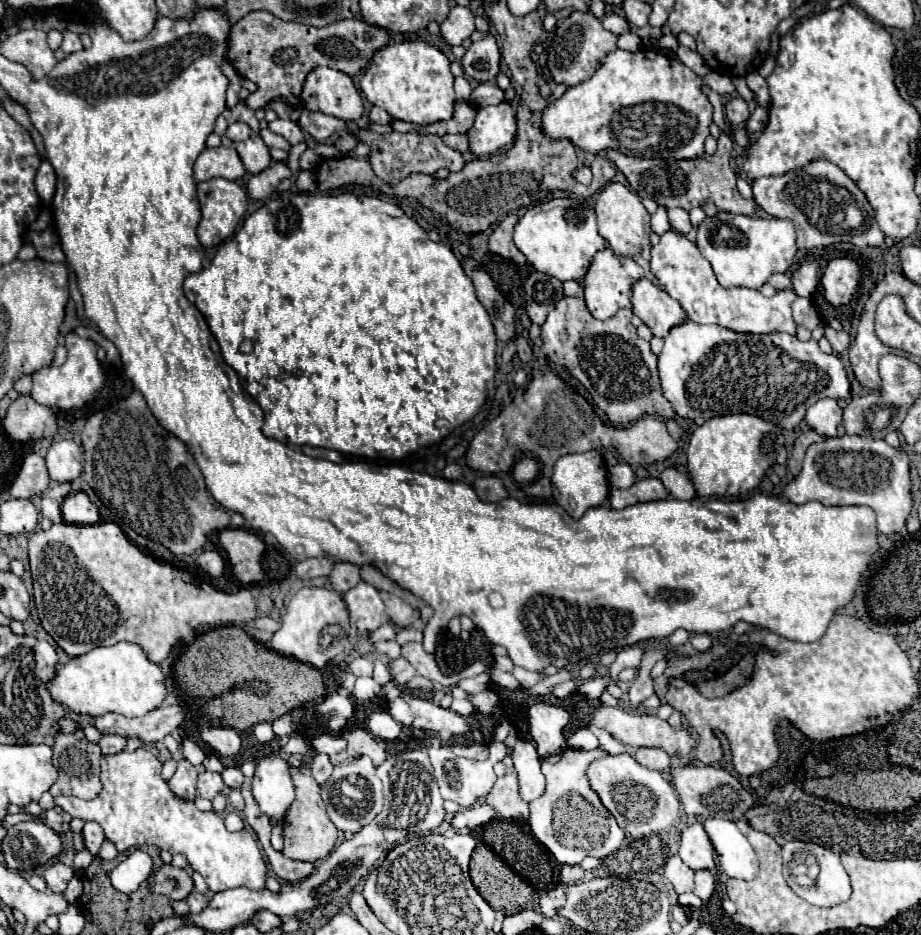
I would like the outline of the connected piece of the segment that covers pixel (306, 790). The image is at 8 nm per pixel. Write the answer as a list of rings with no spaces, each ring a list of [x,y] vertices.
[[[293,771],[293,785],[295,785],[295,801],[291,803],[285,823],[283,823],[283,855],[295,861],[315,863],[317,860],[326,857],[334,849],[337,843],[337,827],[331,823],[323,799],[321,799],[321,787],[317,781],[303,771]]]

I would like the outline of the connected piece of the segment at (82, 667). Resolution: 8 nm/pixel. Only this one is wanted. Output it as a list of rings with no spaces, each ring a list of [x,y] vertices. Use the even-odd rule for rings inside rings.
[[[117,643],[113,647],[97,647],[67,661],[57,669],[55,677],[47,681],[47,691],[53,701],[69,707],[77,715],[99,717],[105,713],[119,713],[125,717],[139,717],[163,703],[167,687],[161,667],[151,663],[139,645]]]

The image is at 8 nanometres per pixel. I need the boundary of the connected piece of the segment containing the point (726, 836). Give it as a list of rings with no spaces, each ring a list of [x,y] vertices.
[[[707,819],[705,831],[719,855],[721,869],[727,877],[751,881],[759,873],[759,859],[747,837],[733,821]]]

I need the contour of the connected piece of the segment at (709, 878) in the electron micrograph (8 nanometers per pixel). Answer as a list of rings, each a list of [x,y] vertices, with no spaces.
[[[707,869],[695,871],[695,889],[693,889],[693,893],[697,897],[701,897],[703,901],[709,901],[709,897],[713,895],[713,889],[715,889],[715,877]]]

